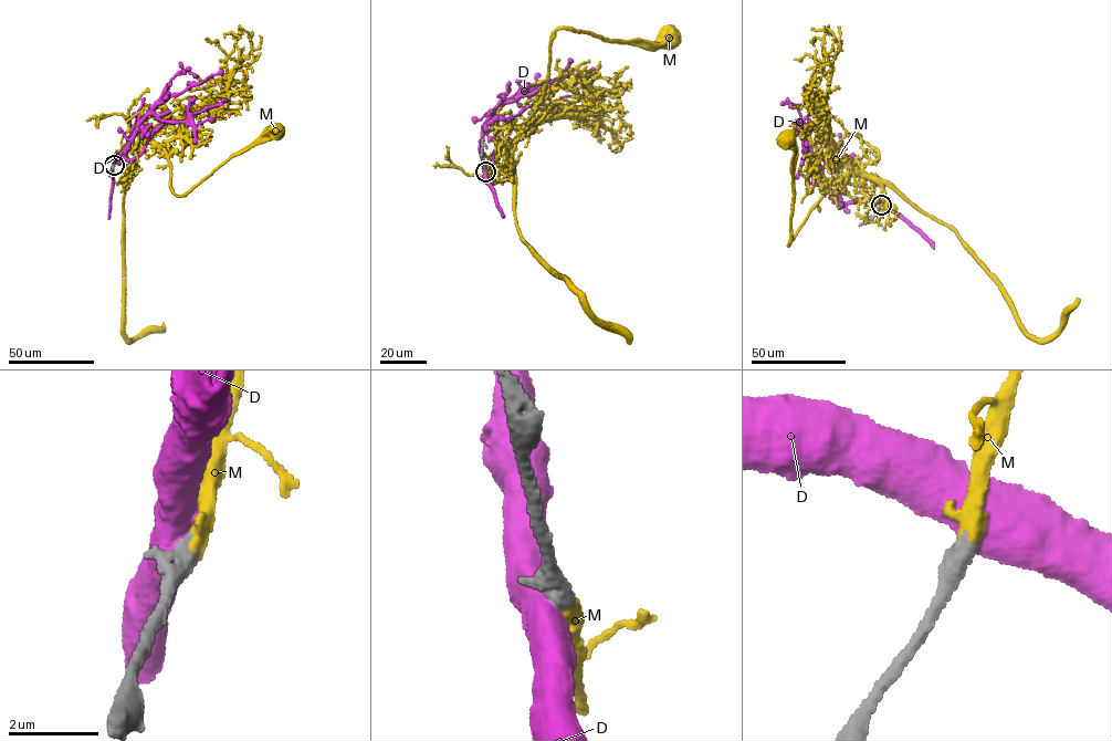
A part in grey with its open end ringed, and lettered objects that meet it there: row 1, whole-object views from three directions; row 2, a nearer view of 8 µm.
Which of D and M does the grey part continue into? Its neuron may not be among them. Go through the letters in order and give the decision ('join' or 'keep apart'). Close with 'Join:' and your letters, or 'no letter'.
D: keep apart
M: join
Join: M

